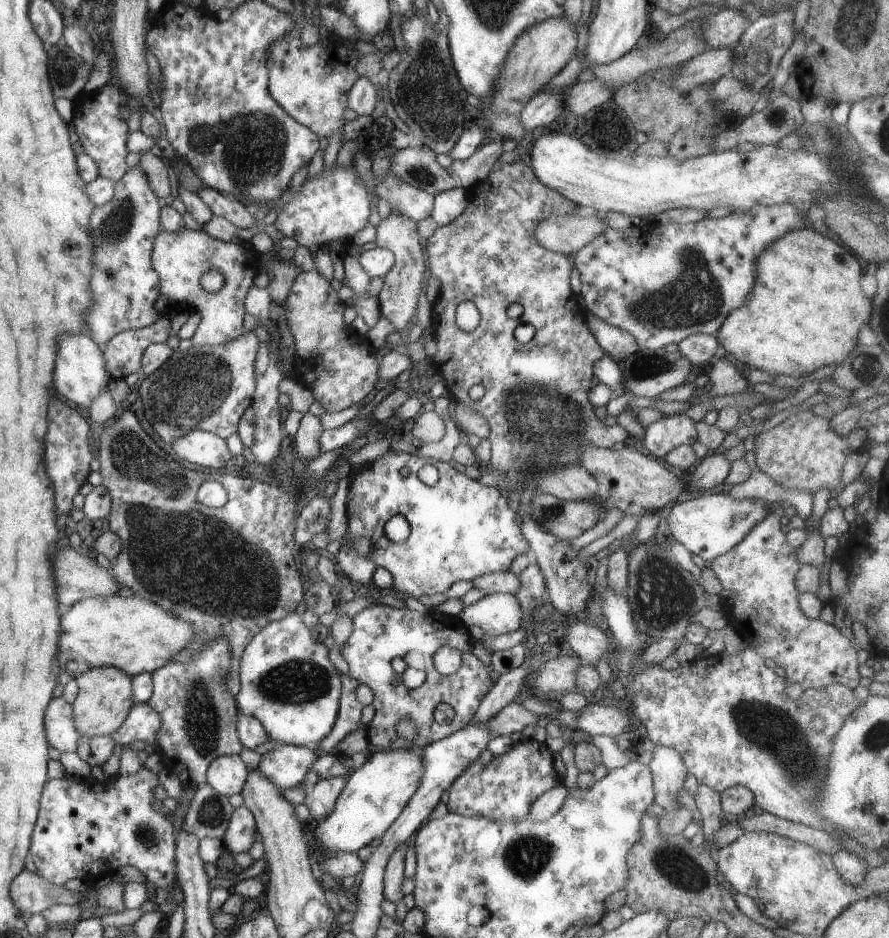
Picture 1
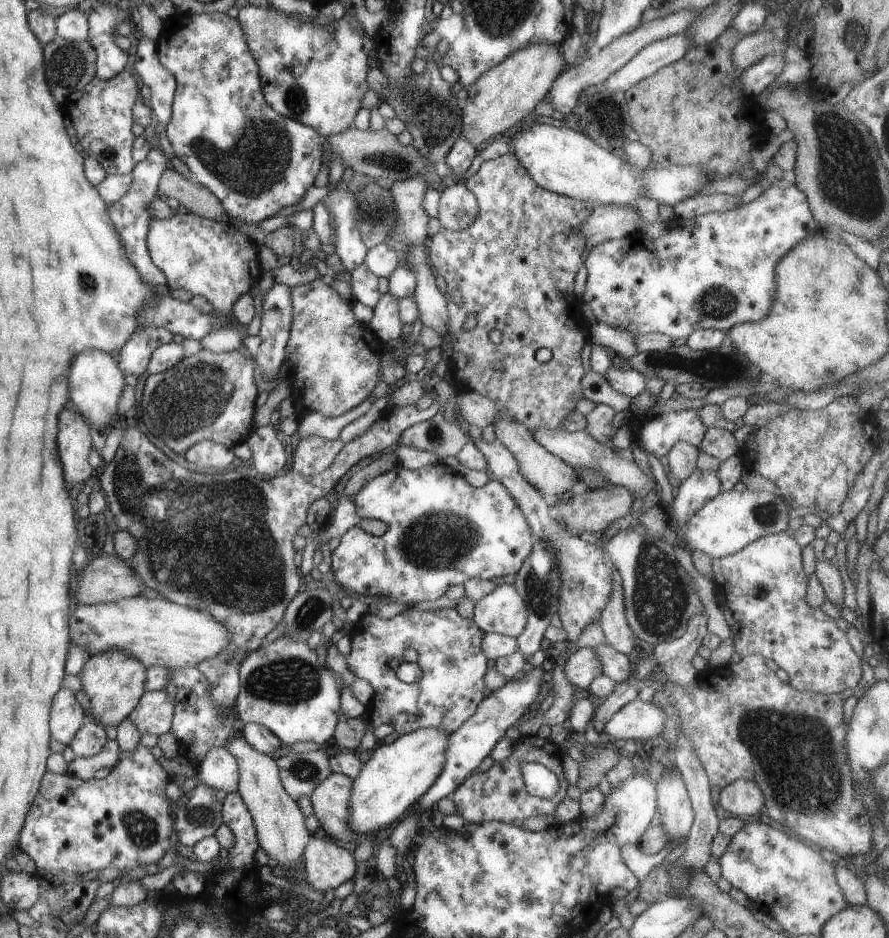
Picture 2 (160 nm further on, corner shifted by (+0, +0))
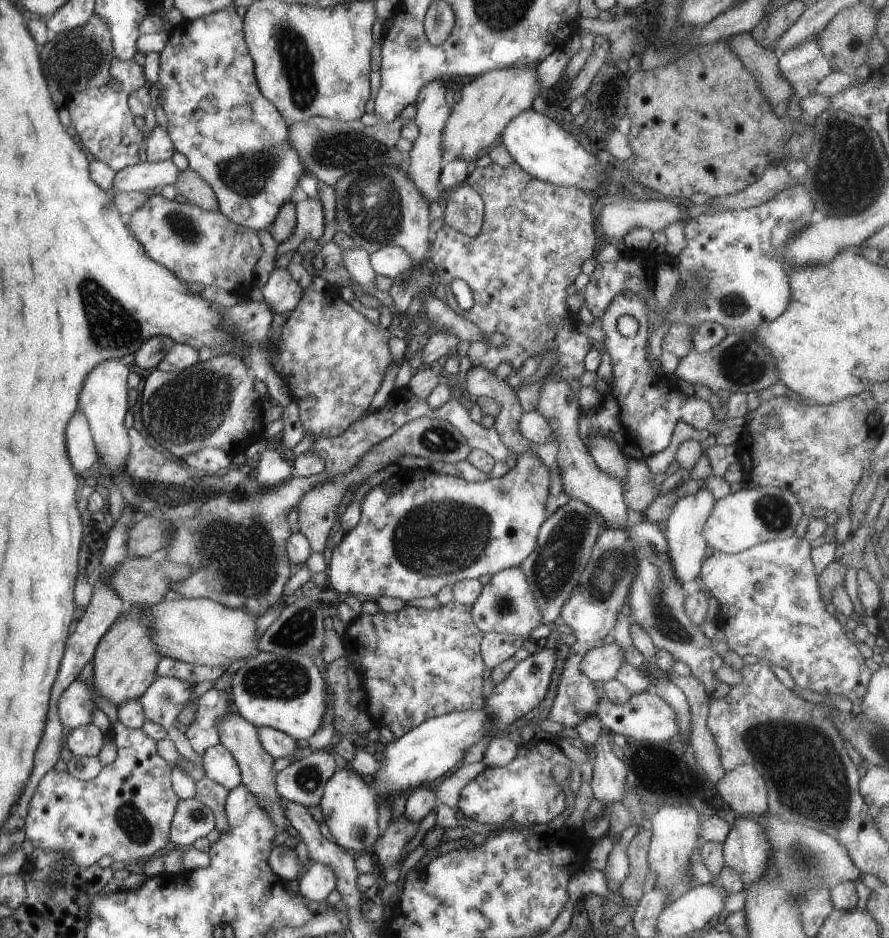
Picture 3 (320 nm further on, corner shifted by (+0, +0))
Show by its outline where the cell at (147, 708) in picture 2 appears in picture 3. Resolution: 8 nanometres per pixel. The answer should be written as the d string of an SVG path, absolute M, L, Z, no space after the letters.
M156 677L139 696L144 720L161 725L166 731L165 738L173 742L179 756L201 766L202 755L197 754L188 738L176 729L176 716L190 700L192 683L173 677Z

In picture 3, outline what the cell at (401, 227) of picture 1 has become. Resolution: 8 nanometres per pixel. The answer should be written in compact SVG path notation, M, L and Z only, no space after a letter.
M440 80L427 83L418 91L418 97L414 100L416 113L413 117L418 128L418 135L412 142L411 150L408 154L408 162L404 166L409 180L422 192L425 200L429 203L442 200L442 191L438 188L438 178L443 167L445 158L440 149L441 129L445 124L451 108L445 104L445 88Z

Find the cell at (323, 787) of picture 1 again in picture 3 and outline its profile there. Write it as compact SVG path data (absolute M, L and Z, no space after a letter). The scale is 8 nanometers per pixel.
M346 767L335 771L325 783L318 802L325 818L324 823L332 834L332 840L355 855L370 852L379 832L376 808L378 800L376 792L353 769Z

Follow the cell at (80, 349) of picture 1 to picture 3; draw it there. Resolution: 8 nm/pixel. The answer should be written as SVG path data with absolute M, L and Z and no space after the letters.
M119 359L101 362L101 366L97 366L87 374L83 382L83 390L79 394L79 411L87 417L100 464L109 474L123 469L128 457L130 440L127 434L128 429L123 427L123 418L130 408L127 405L126 380L132 369L121 363Z

